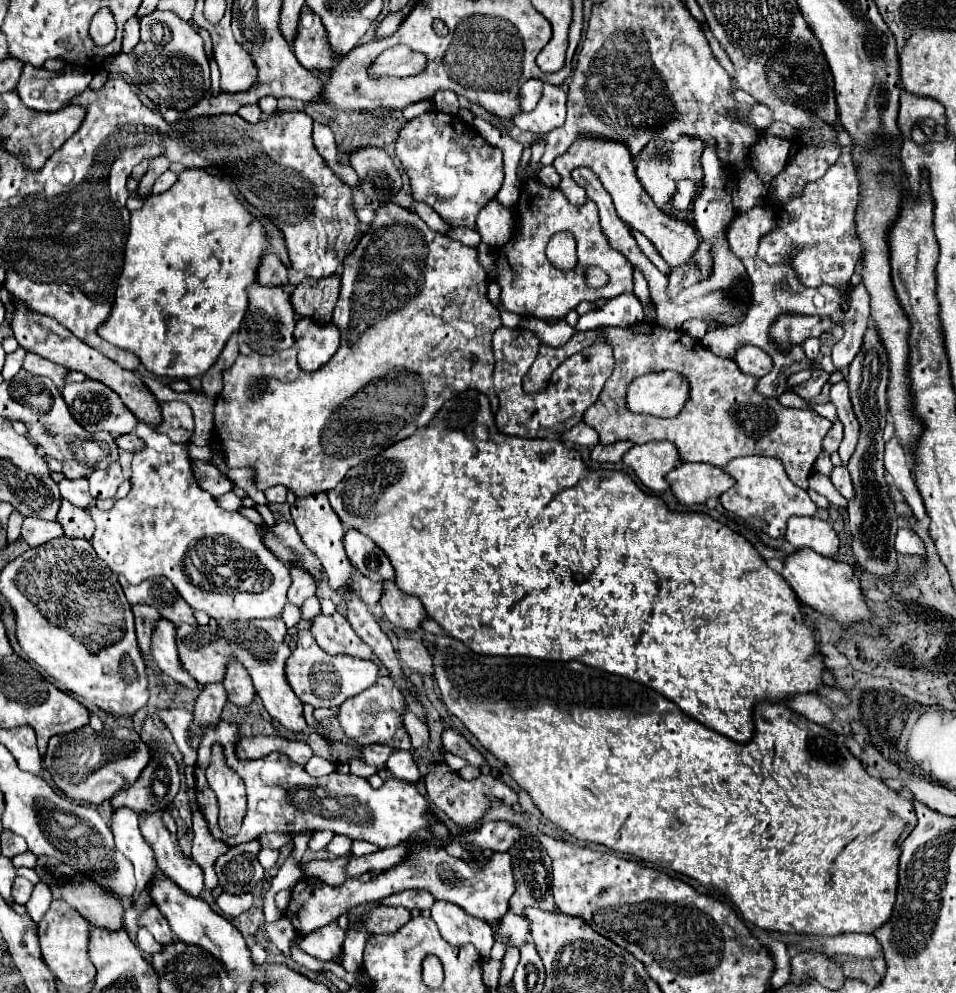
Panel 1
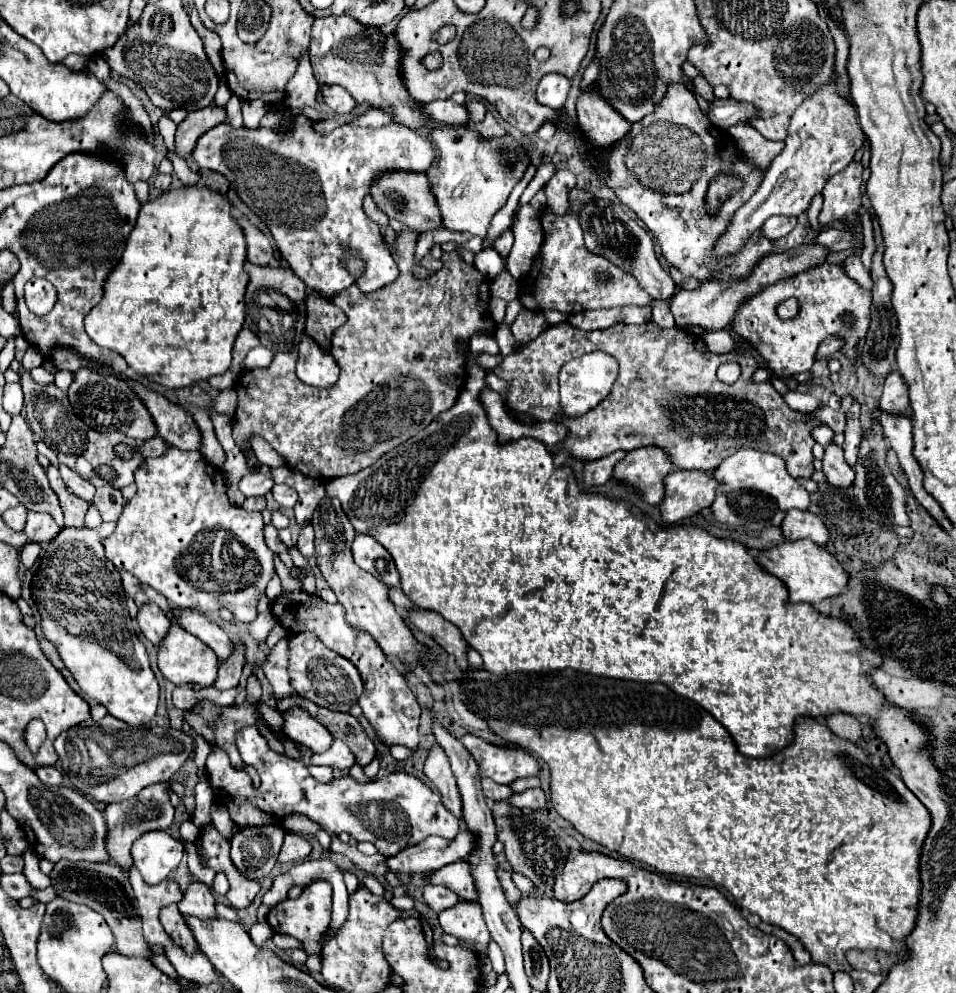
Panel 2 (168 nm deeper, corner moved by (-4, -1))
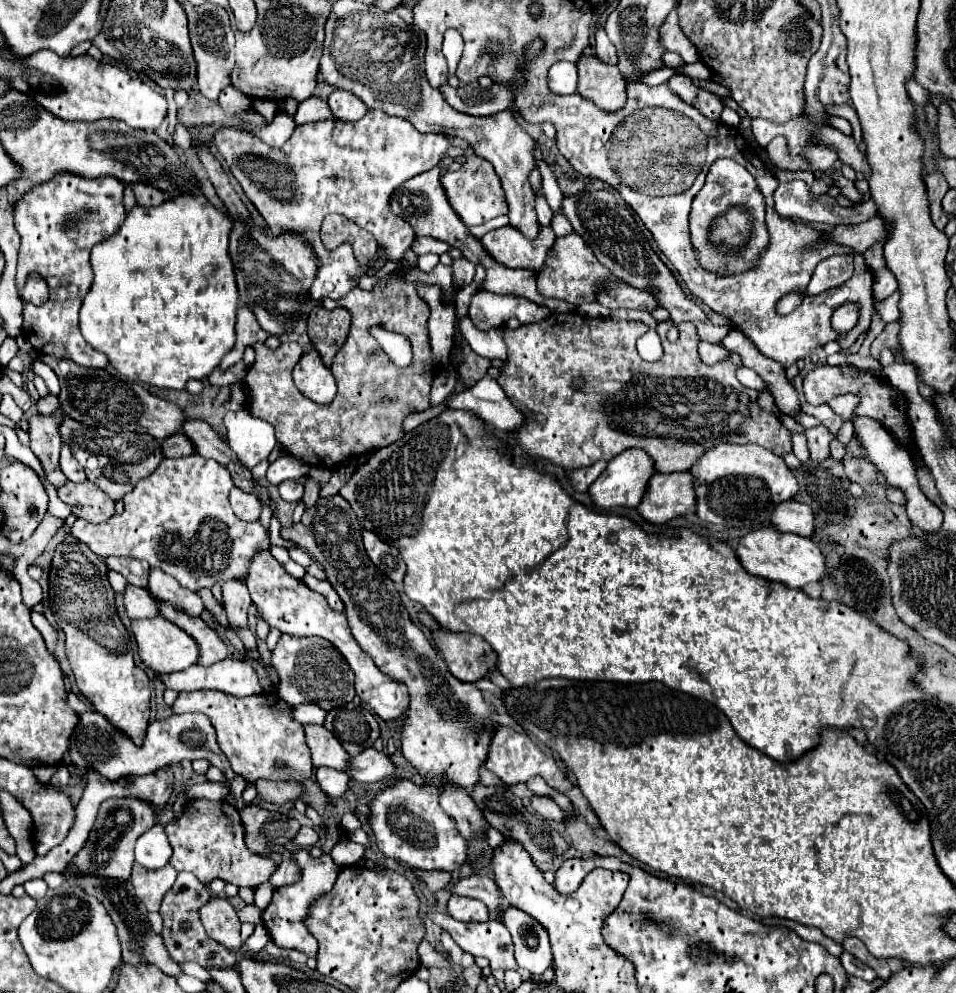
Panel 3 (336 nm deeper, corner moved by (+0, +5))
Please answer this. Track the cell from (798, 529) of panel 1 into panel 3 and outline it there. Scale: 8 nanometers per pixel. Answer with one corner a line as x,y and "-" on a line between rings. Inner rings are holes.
784,501
772,511
772,525
782,533
796,533
810,537
814,533
814,513
808,505
798,501

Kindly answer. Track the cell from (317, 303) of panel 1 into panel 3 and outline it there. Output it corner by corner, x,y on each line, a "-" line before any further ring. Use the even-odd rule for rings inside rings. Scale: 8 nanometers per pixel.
314,307
308,317
308,337
314,349
320,353
326,367
332,365
334,355
342,349
350,331
350,313
346,309
328,311

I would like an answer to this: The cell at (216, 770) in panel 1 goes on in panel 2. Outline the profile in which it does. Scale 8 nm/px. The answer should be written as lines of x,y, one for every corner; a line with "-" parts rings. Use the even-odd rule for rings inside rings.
208,701
198,703
192,711
184,713
184,719
210,743
220,749
224,749
230,757
232,767
242,769
244,763
240,763
240,755
234,745
234,735
240,731
240,727
256,725
254,709
248,703
242,703
240,707
228,705
218,707

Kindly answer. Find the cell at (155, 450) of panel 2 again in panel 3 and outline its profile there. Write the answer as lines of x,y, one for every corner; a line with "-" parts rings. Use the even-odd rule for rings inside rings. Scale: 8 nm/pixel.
182,431
174,433
166,441
162,441
162,449
164,449
166,457
188,457
188,455
196,453
194,443

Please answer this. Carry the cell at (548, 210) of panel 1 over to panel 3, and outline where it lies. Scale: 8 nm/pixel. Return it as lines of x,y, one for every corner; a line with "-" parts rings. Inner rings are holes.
578,233
556,239
554,249
556,249
556,253
552,253
552,257
546,257
546,265
538,273
540,293
544,297
564,299
576,307
582,303
594,303
596,289
592,289
592,285
596,285
596,281
608,281
608,277
612,277
612,273
608,273
608,269
604,269
604,265
600,265
600,261
594,257
592,249
582,241
582,237
578,237

